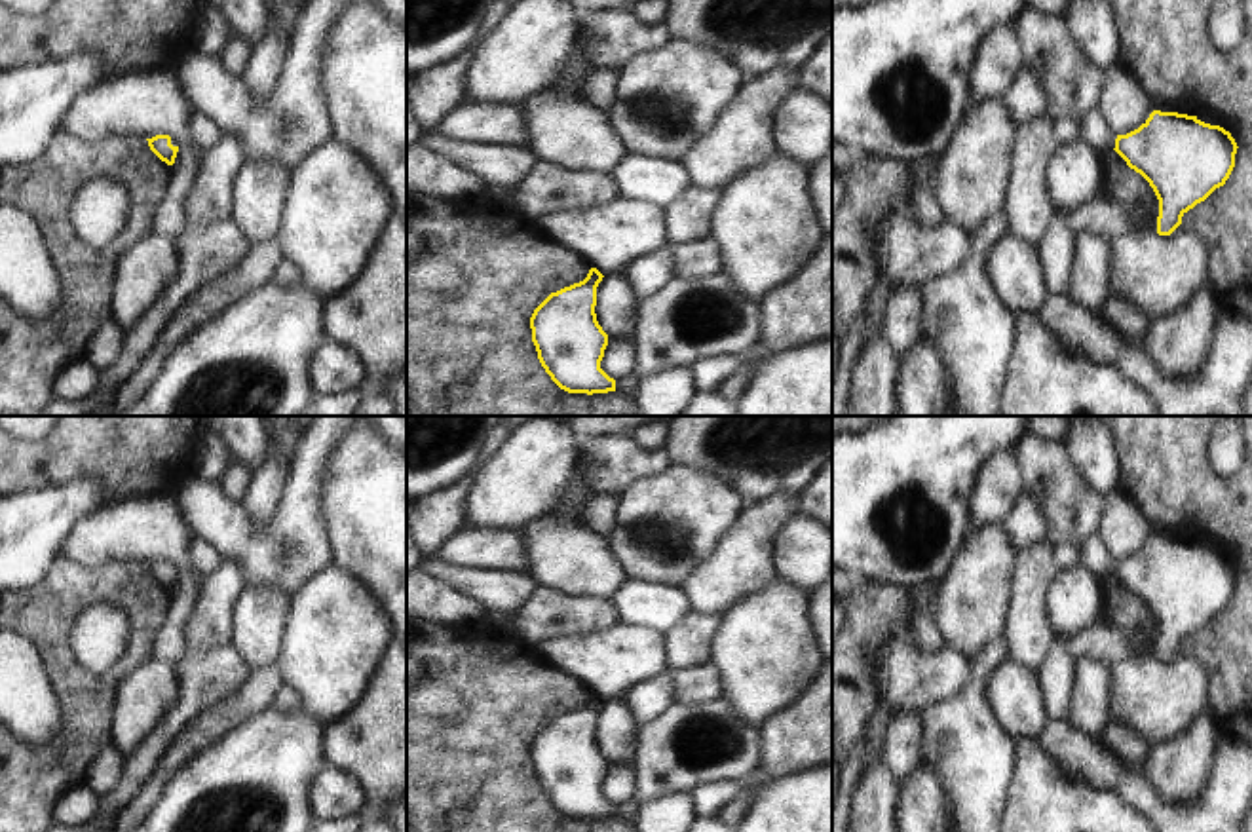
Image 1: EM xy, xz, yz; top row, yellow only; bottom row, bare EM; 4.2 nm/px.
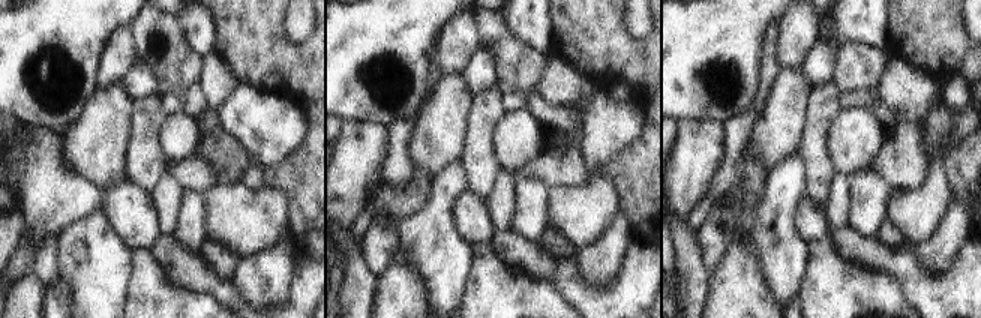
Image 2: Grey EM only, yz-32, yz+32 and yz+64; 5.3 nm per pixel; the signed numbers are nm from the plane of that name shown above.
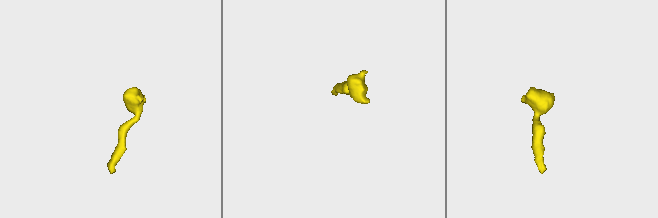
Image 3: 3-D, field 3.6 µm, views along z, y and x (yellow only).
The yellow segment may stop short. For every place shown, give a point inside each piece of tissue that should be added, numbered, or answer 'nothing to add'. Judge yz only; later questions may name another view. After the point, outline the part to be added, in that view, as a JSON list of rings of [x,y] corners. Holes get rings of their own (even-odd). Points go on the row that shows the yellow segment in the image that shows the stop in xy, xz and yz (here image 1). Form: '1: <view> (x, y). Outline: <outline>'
1: yz (1097, 133). Outline: [[[1092,108],[1083,120],[1081,120],[1081,139],[1091,148],[1094,148],[1100,154],[1108,154],[1115,148],[1117,133],[1108,125],[1104,114],[1100,108]]]

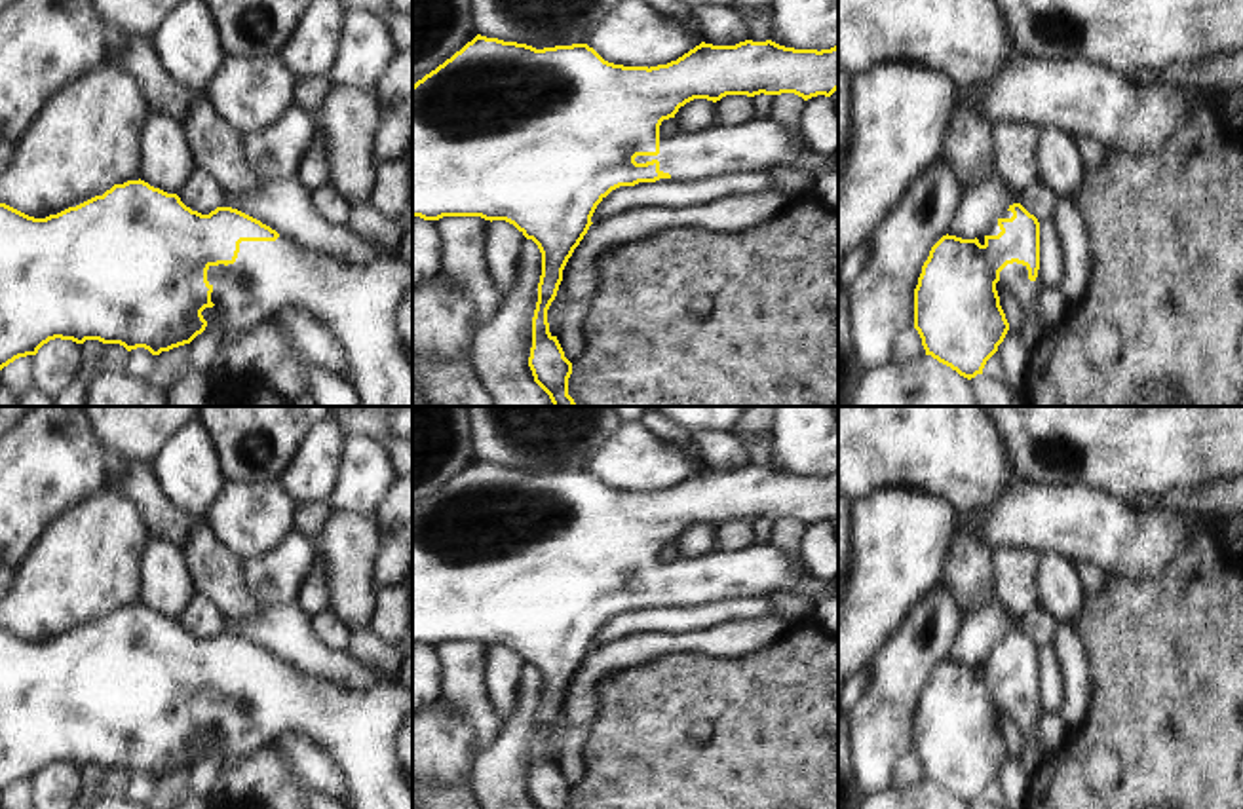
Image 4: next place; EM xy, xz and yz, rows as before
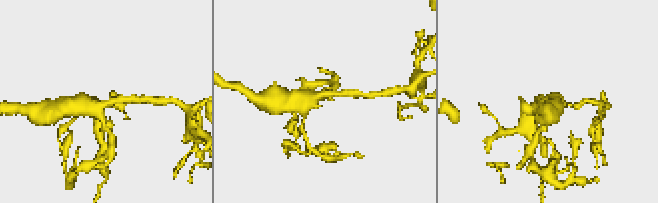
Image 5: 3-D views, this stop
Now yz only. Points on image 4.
1: yz (1013, 278). Outline: [[[1013,262],[1000,272],[1000,285],[1013,296],[1021,311],[1021,336],[1030,349],[1036,348],[1045,334],[1040,311],[1040,298],[1045,291],[1043,281],[1040,275],[1030,281],[1026,266]]]

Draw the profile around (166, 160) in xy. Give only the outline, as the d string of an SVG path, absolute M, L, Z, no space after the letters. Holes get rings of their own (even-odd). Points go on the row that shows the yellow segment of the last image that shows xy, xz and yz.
M150 114L139 142L139 179L167 194L177 194L196 169L200 165L184 137L184 125L163 114Z

